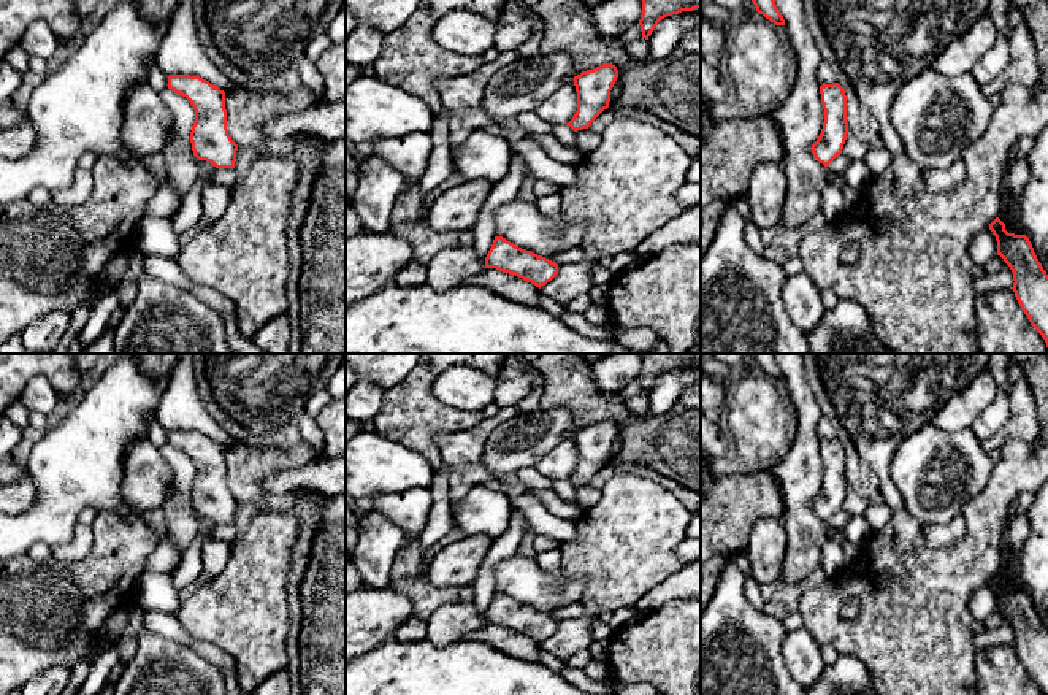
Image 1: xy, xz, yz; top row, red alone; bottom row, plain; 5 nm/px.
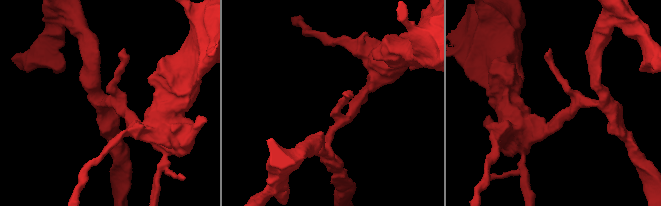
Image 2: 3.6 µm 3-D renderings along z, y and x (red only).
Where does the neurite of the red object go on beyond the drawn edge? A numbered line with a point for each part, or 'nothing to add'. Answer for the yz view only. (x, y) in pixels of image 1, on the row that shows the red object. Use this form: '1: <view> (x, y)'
nothing to add

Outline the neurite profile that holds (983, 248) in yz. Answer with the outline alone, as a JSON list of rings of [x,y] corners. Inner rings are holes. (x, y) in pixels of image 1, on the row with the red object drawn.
[[[989,227],[973,236],[969,251],[975,267],[985,267],[997,255],[997,241]]]

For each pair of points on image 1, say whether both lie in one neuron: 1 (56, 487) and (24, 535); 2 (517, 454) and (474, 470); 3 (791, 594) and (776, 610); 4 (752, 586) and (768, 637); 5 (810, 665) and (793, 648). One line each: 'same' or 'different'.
1: same
2: different
3: same
4: different
5: same

